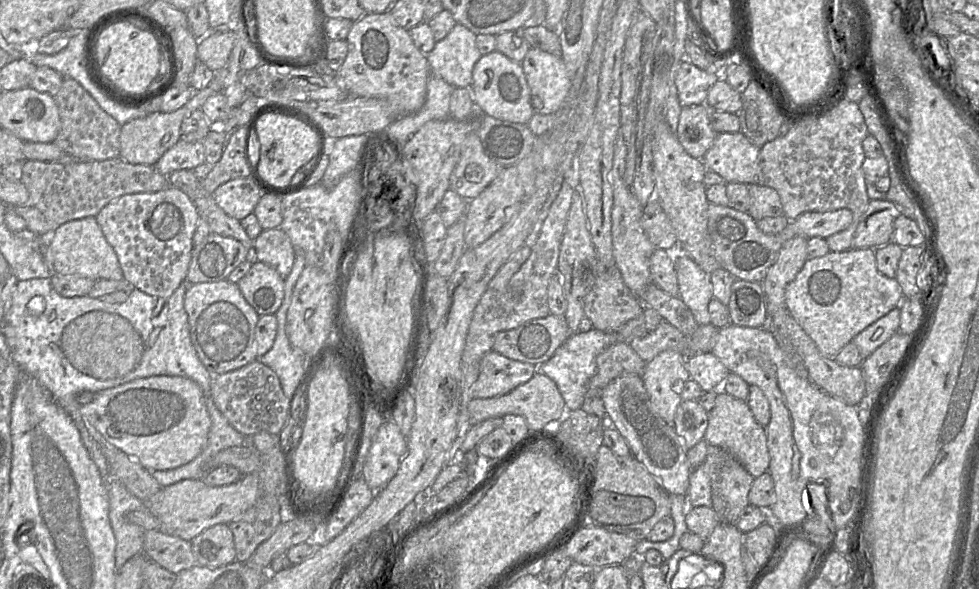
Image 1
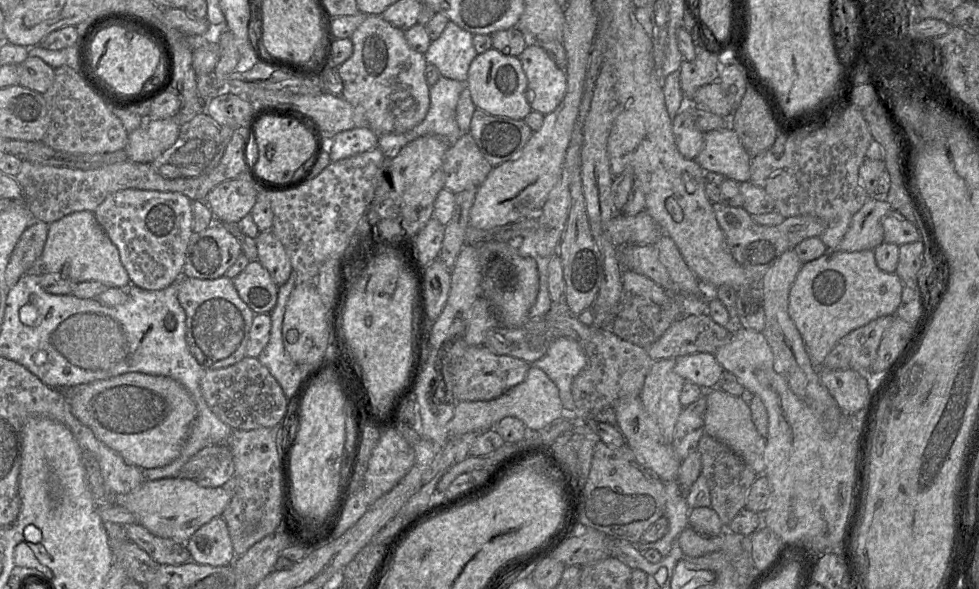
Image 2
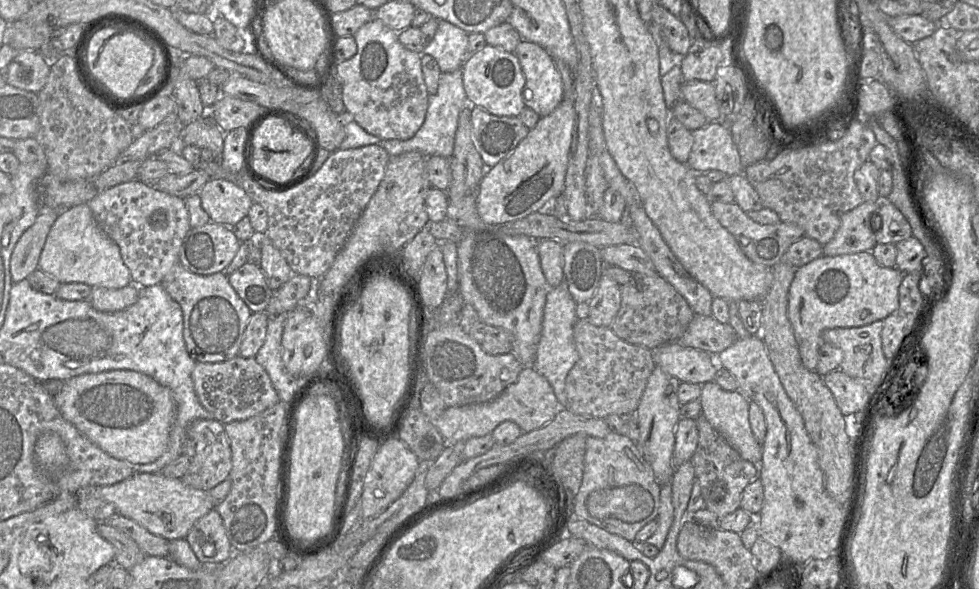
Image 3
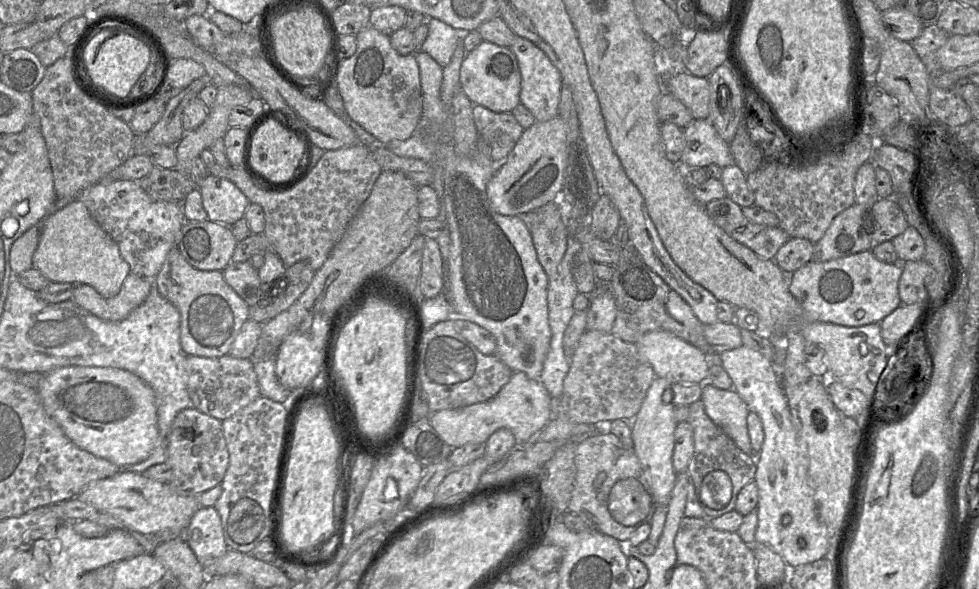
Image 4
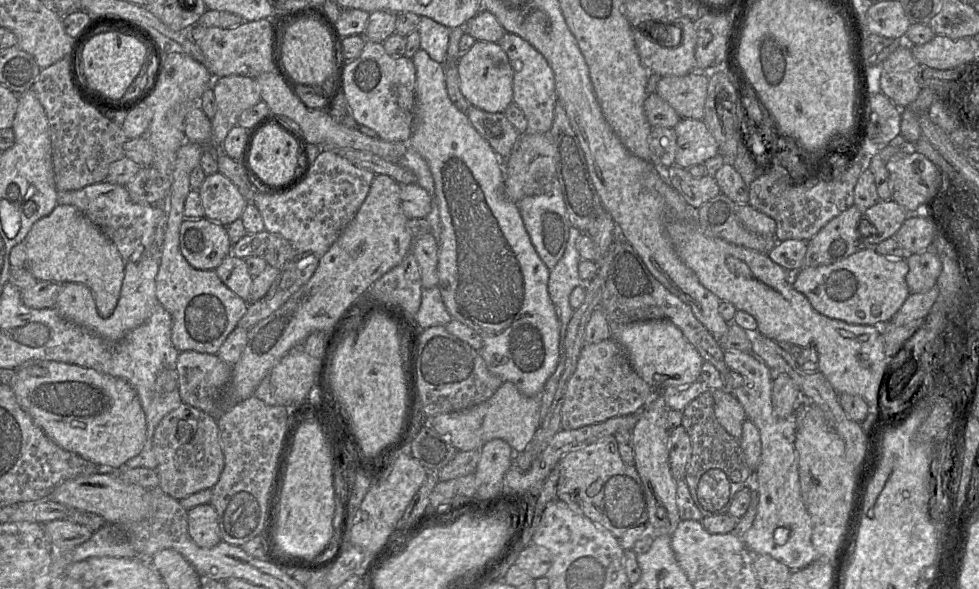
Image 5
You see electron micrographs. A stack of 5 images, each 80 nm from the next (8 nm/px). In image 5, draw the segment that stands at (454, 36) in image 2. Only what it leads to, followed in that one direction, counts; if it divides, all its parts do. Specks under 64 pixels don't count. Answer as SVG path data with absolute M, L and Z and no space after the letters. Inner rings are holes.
M421 16L417 31L420 35L420 48L426 51L432 60L444 64L450 29L428 17Z

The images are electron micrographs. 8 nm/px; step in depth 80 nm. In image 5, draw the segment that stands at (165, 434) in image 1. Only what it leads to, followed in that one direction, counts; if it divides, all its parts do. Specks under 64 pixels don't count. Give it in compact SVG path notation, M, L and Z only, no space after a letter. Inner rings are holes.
M36 360L29 361L16 368L16 372L10 382L10 386L14 391L19 405L31 416L34 423L40 427L51 440L53 440L61 448L95 463L101 468L106 468L113 471L120 470L129 459L137 456L145 445L147 439L147 426L144 410L135 389L122 378L110 376L100 373L92 368L86 368L75 364Z

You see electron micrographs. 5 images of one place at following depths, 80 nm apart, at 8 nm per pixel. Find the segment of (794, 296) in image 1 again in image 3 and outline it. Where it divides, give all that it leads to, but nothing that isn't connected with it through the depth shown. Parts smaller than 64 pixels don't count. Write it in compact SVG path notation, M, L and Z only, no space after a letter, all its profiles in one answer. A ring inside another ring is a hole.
M862 251L854 254L844 254L837 256L821 255L813 261L801 266L796 270L794 279L791 283L788 292L788 318L792 325L794 336L798 344L800 357L803 365L810 371L814 371L818 361L818 350L819 347L825 343L822 340L821 334L824 330L832 328L850 328L850 327L862 327L869 325L878 320L884 320L886 317L891 315L894 311L899 308L899 287L903 280L904 274L896 267L884 267L880 265L874 258L871 251Z

